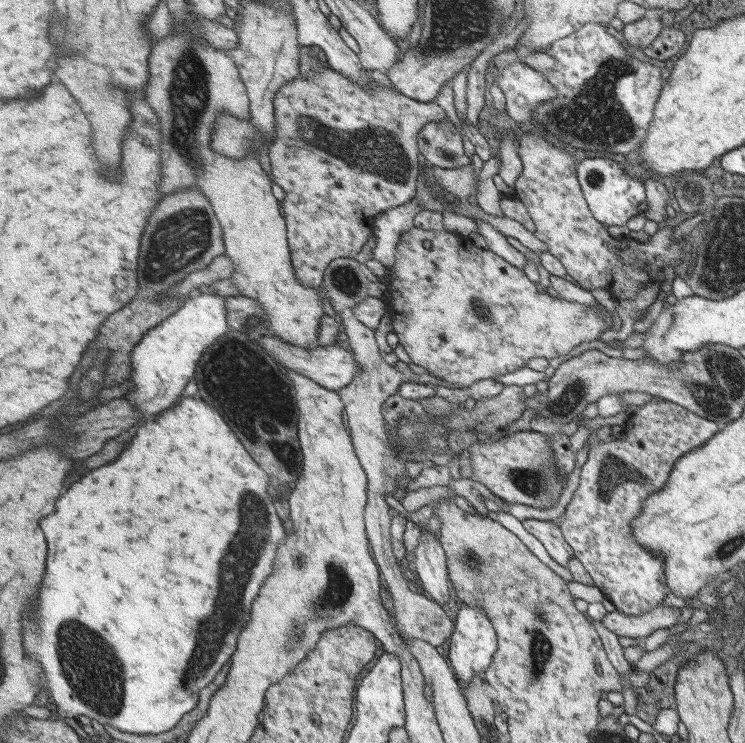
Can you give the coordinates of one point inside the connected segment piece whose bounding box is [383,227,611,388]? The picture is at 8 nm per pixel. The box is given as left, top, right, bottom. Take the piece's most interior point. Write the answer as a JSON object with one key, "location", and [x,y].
{"location":[463,313]}

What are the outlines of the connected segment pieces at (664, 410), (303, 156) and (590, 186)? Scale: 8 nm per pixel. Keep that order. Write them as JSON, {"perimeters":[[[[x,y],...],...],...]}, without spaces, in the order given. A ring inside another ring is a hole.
{"perimeters":[[[[651,397],[649,402],[632,409],[623,427],[627,441],[612,438],[603,443],[595,440],[595,430],[588,432],[587,459],[579,468],[577,489],[563,510],[563,516],[560,517],[562,524],[558,528],[563,540],[572,549],[574,558],[591,577],[592,585],[601,591],[603,598],[613,604],[615,611],[639,615],[665,604],[665,600],[669,600],[669,588],[664,576],[664,562],[635,540],[631,523],[643,510],[643,500],[664,487],[676,460],[705,444],[719,429],[713,421],[705,420],[705,417],[697,416],[678,404],[657,397]]],[[[334,69],[325,70],[324,72],[316,72],[311,77],[295,77],[281,87],[281,91],[277,91],[274,104],[277,110],[277,137],[273,139],[273,146],[269,152],[269,160],[273,160],[273,180],[277,184],[281,184],[281,188],[285,188],[287,198],[282,201],[282,207],[285,208],[285,218],[288,221],[288,238],[292,248],[292,261],[296,268],[296,276],[304,285],[309,287],[319,288],[324,286],[325,270],[331,264],[333,259],[341,257],[353,258],[359,248],[365,244],[367,236],[369,236],[369,226],[367,222],[373,218],[375,212],[383,212],[387,208],[399,206],[409,202],[411,198],[416,196],[417,177],[417,162],[415,162],[415,154],[411,154],[411,150],[415,152],[415,132],[421,129],[421,126],[431,121],[449,121],[445,112],[435,104],[434,101],[421,103],[417,100],[412,100],[411,97],[402,96],[401,93],[389,87],[380,86],[377,82],[369,81],[367,87],[352,81],[349,77],[341,75]]],[[[592,155],[579,162],[577,177],[581,192],[588,202],[588,208],[605,226],[626,226],[629,217],[643,212],[645,194],[642,183],[636,178],[628,178],[623,174],[621,166],[606,155]]]]}

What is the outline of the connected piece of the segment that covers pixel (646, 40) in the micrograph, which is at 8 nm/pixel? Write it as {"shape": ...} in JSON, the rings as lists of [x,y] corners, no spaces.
{"shape":[[[643,16],[635,22],[624,24],[619,35],[627,47],[642,51],[658,36],[665,21],[657,19],[657,16],[655,18]]]}

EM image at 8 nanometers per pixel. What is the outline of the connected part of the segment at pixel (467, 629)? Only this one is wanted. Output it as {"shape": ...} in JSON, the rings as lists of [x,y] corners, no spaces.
{"shape":[[[464,603],[455,613],[453,622],[453,631],[449,635],[449,667],[459,686],[467,685],[476,676],[481,676],[482,672],[488,670],[489,665],[492,664],[498,648],[496,633],[483,609],[475,605]]]}

